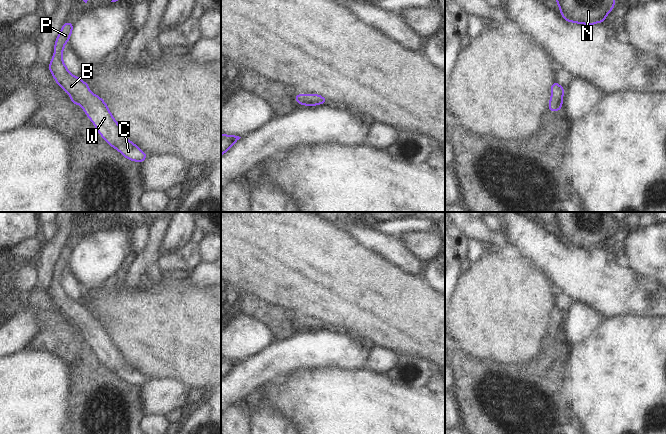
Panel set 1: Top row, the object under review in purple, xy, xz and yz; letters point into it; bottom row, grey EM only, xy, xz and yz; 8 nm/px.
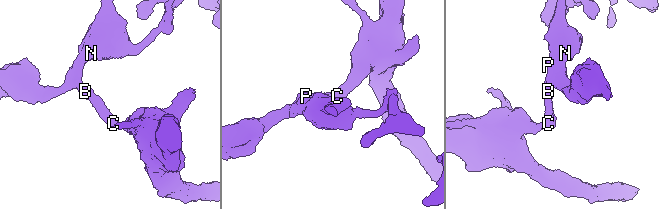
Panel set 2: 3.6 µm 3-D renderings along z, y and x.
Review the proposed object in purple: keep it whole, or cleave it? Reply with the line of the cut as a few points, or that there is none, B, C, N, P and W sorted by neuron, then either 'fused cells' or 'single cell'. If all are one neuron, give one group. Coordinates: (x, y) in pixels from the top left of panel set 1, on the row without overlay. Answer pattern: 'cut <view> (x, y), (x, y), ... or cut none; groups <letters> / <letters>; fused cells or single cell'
cut none; groups B C N P W; single cell

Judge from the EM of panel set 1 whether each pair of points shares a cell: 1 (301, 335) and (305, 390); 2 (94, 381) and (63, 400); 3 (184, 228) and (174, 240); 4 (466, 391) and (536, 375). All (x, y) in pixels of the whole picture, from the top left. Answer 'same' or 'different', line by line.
1: different
2: different
3: same
4: same

